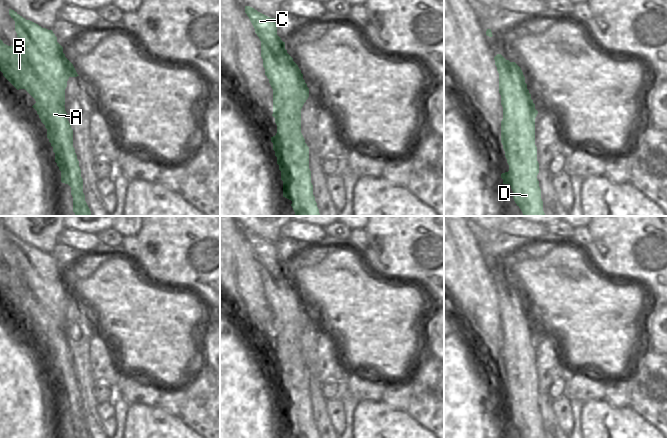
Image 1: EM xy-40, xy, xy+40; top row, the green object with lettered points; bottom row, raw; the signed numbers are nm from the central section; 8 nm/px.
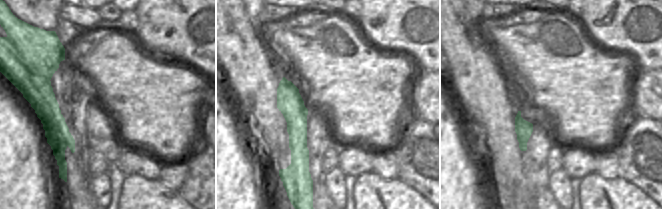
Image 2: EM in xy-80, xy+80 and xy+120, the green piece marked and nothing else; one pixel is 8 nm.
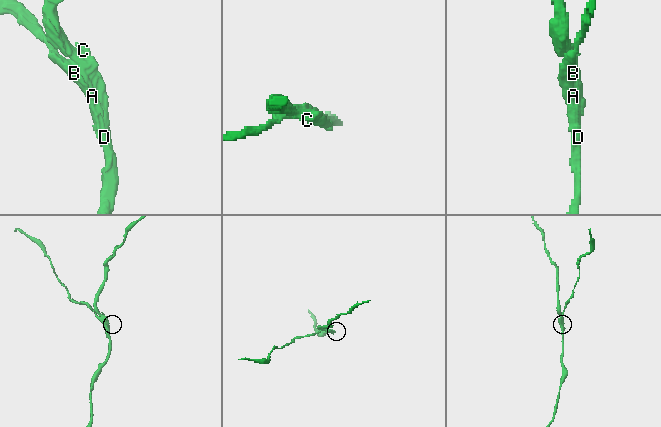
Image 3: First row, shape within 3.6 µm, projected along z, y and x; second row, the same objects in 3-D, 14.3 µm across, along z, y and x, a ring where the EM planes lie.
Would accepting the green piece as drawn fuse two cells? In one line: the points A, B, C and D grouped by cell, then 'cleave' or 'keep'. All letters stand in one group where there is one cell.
A B / C D; cleave

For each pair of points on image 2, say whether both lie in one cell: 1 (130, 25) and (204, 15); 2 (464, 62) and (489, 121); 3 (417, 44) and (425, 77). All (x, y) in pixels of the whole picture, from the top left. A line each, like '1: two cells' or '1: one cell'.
1: two cells
2: one cell
3: two cells

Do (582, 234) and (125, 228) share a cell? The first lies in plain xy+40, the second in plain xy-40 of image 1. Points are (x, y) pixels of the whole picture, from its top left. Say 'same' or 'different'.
different

